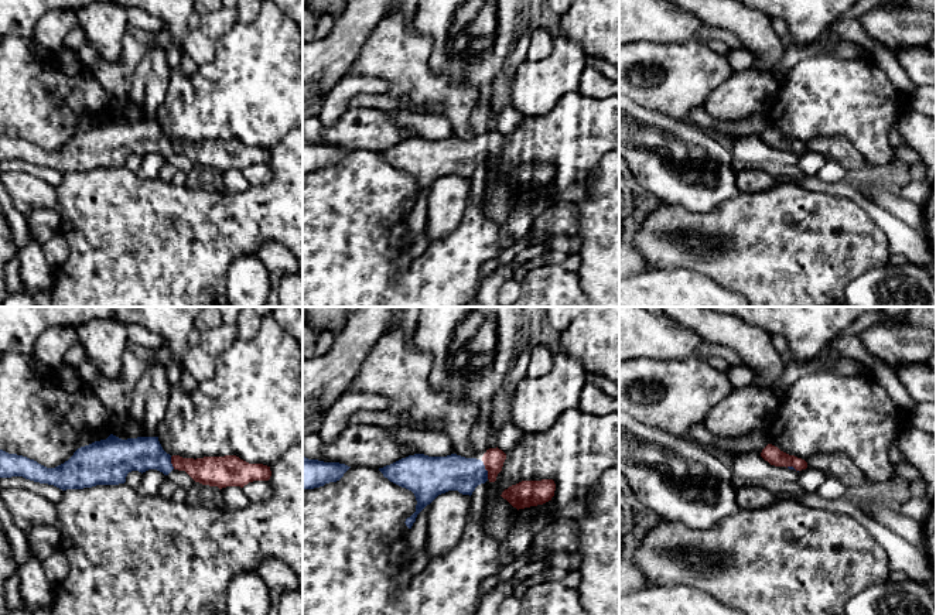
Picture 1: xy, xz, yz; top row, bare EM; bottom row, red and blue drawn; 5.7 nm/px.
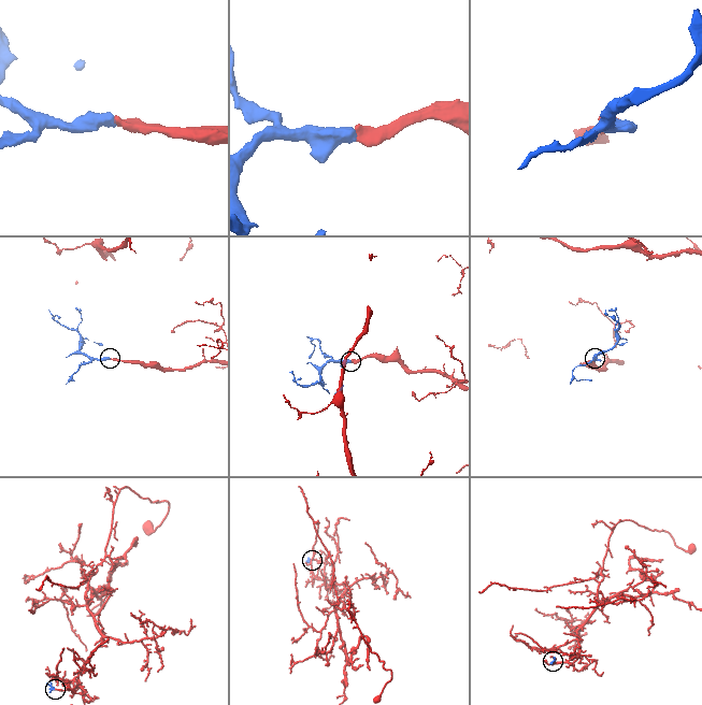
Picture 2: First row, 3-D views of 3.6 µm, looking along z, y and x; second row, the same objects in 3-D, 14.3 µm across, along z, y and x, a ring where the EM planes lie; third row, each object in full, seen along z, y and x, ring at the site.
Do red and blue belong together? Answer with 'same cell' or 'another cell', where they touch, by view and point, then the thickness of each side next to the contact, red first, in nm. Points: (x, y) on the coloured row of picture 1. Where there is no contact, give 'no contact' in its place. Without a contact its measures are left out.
same cell | xz (487, 470) | 120/200 nm

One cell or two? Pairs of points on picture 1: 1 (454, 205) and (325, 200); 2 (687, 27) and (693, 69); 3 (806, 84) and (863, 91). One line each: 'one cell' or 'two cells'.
1: two cells
2: two cells
3: one cell

